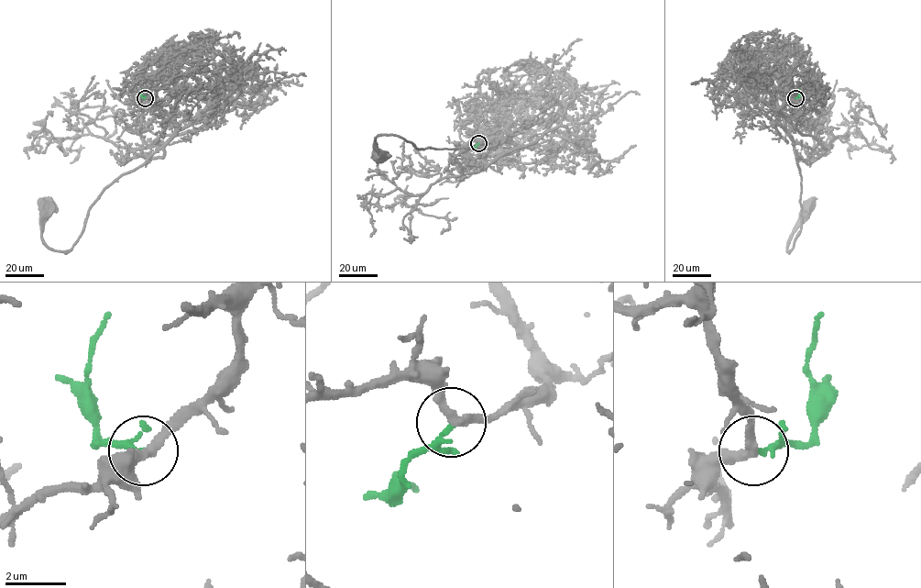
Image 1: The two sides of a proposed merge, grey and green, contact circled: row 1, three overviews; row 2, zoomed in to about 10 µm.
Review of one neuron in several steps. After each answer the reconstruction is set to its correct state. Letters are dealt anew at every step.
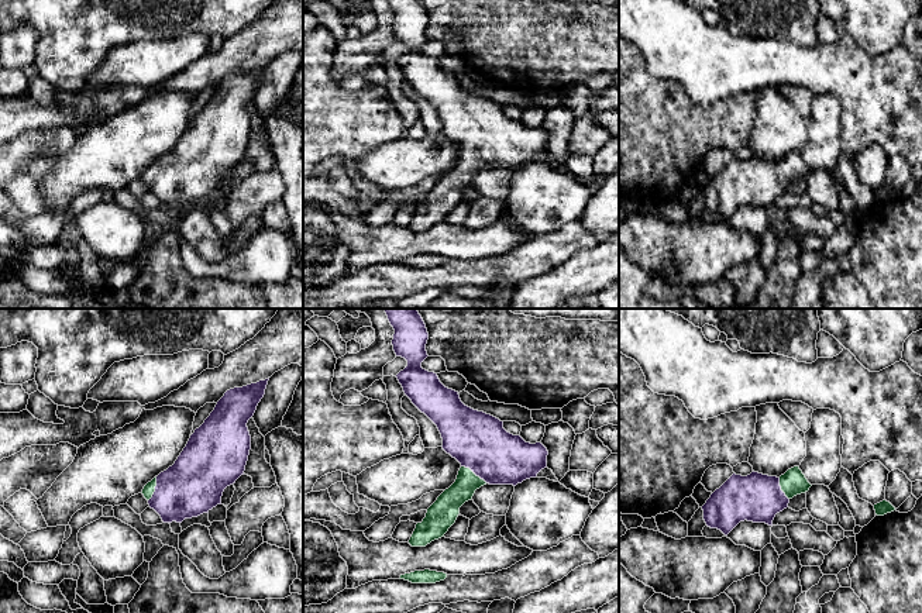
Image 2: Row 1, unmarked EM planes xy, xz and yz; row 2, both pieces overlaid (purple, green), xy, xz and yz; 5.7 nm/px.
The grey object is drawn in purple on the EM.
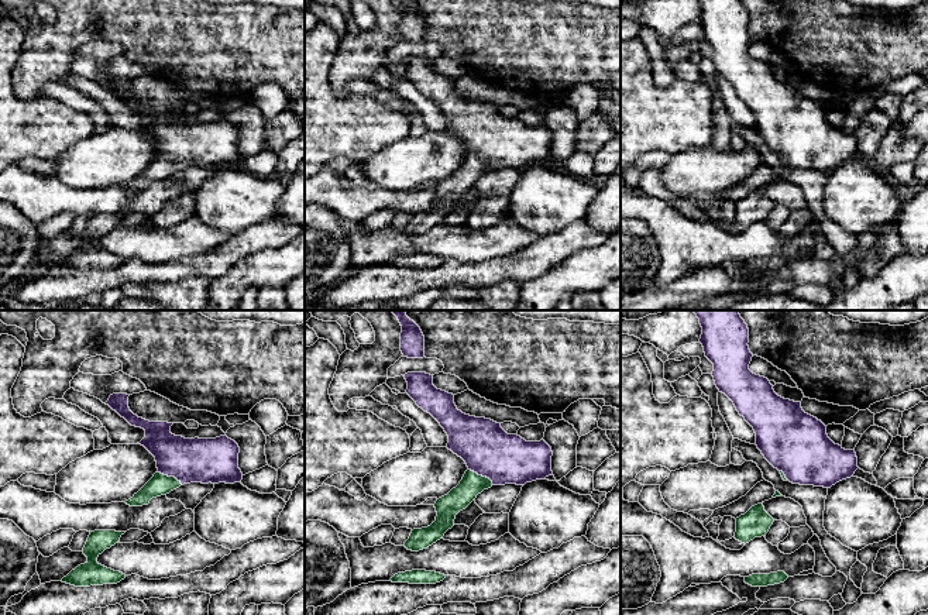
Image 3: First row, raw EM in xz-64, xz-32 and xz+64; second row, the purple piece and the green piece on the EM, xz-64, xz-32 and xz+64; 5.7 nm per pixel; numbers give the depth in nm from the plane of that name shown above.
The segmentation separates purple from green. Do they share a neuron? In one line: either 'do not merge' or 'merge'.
merge

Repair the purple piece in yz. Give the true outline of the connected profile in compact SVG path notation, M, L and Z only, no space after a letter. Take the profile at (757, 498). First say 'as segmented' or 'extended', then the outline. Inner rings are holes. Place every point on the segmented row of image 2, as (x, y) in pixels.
extended; M799 466L780 478L754 471L747 476L733 473L702 506L703 520L725 535L744 520L773 526L775 514L811 486Z

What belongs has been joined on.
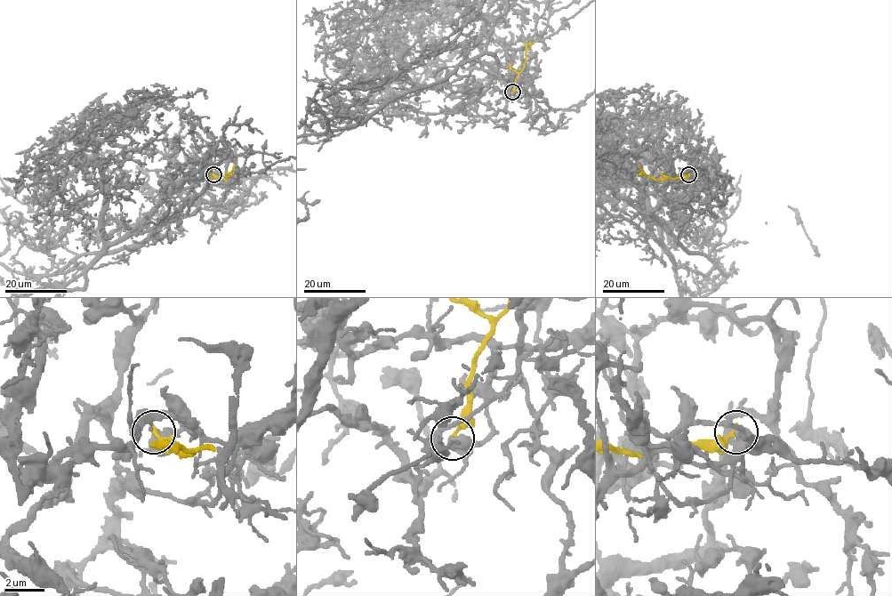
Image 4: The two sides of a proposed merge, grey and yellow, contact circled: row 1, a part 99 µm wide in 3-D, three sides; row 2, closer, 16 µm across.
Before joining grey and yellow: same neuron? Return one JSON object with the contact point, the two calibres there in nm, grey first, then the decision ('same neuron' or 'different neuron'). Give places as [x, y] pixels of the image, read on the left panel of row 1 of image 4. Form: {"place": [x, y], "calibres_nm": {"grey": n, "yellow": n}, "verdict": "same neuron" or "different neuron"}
{"place": [213, 174], "calibres_nm": {"grey": 440, "yellow": 280}, "verdict": "different neuron"}

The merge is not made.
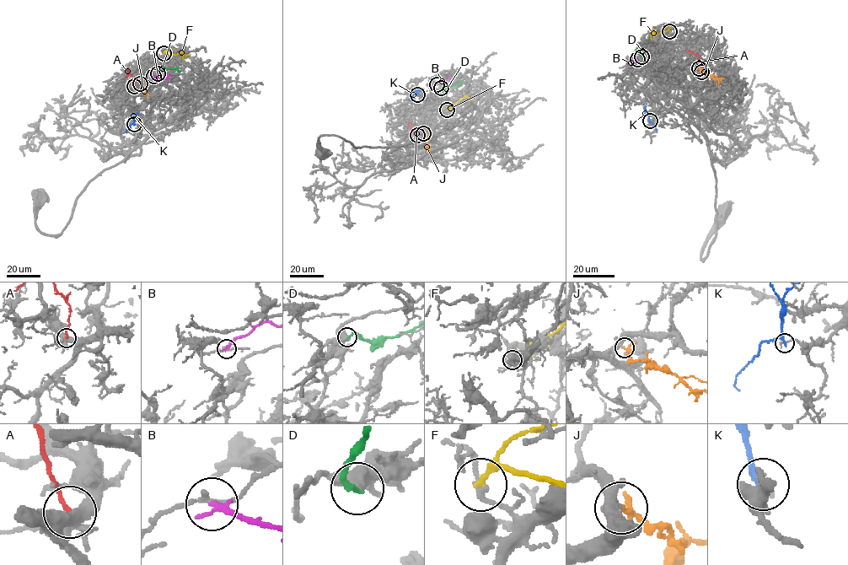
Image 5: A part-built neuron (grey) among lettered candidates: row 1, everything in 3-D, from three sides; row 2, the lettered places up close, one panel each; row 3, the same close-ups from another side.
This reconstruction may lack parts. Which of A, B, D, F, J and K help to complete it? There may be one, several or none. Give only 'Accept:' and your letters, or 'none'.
Accept: J

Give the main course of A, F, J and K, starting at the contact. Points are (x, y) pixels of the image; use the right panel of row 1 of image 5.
A: (701, 72), (699, 56), (685, 51)
F: (669, 31), (651, 30), (652, 34), (656, 33)
J: (699, 69), (716, 78), (718, 87)
K: (650, 120), (657, 131)

